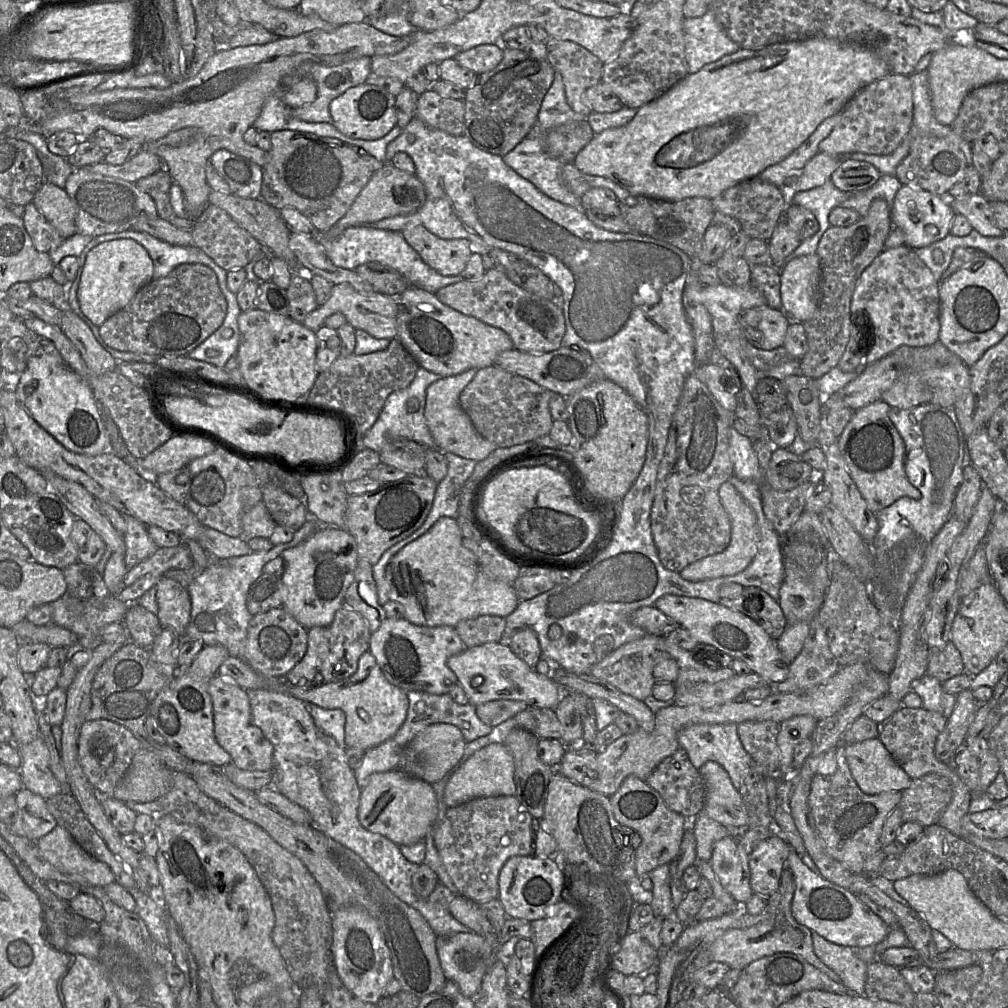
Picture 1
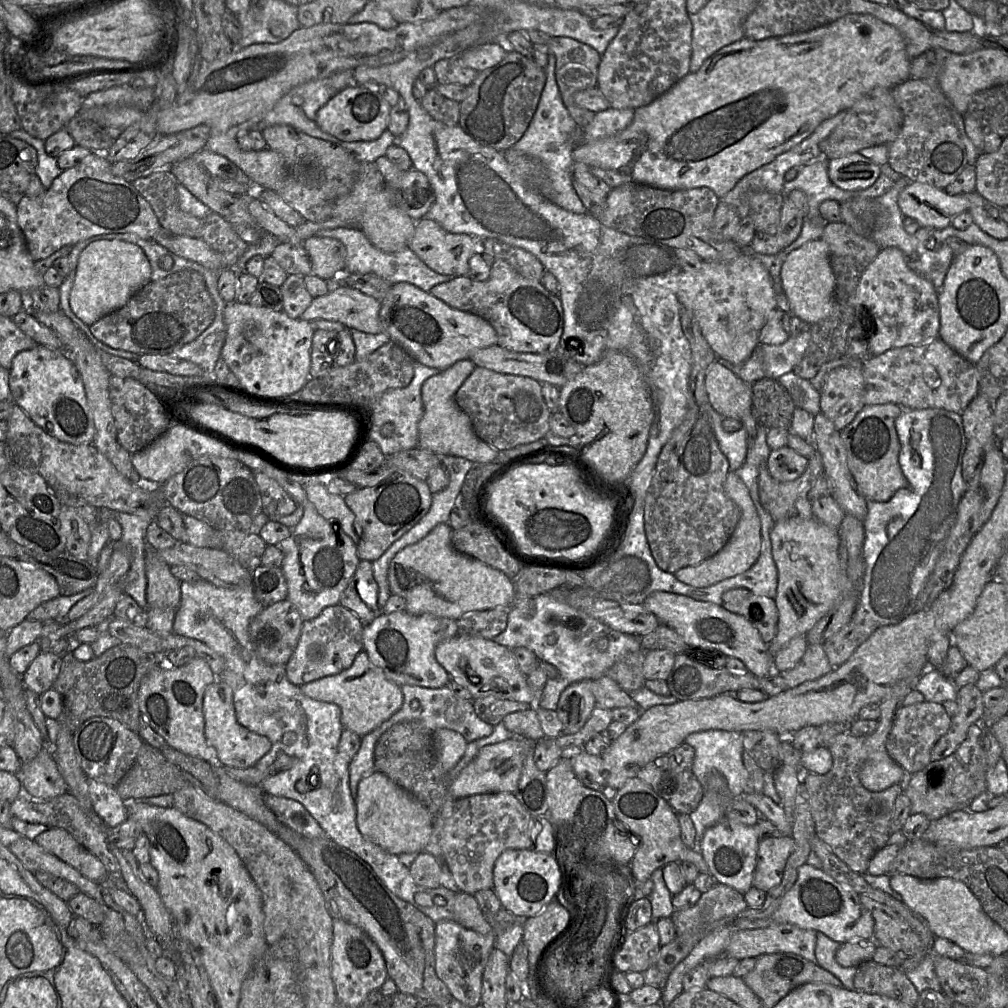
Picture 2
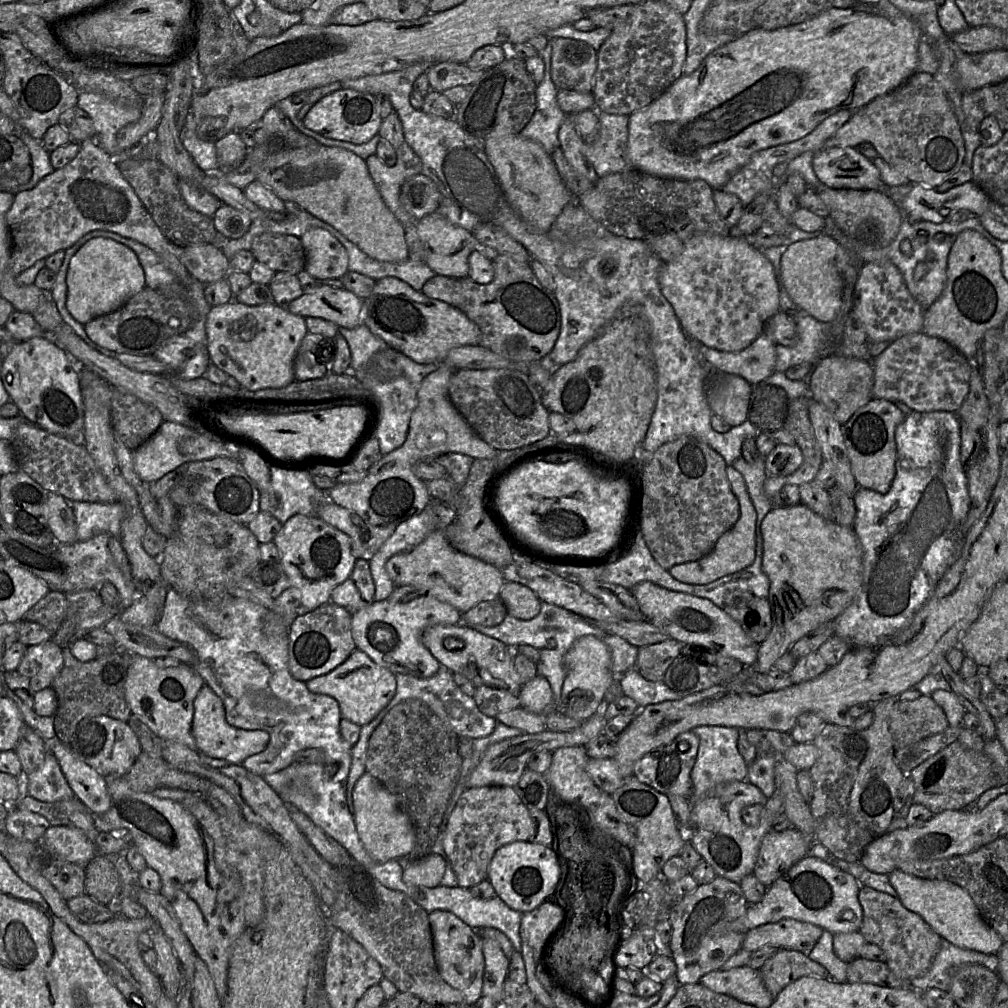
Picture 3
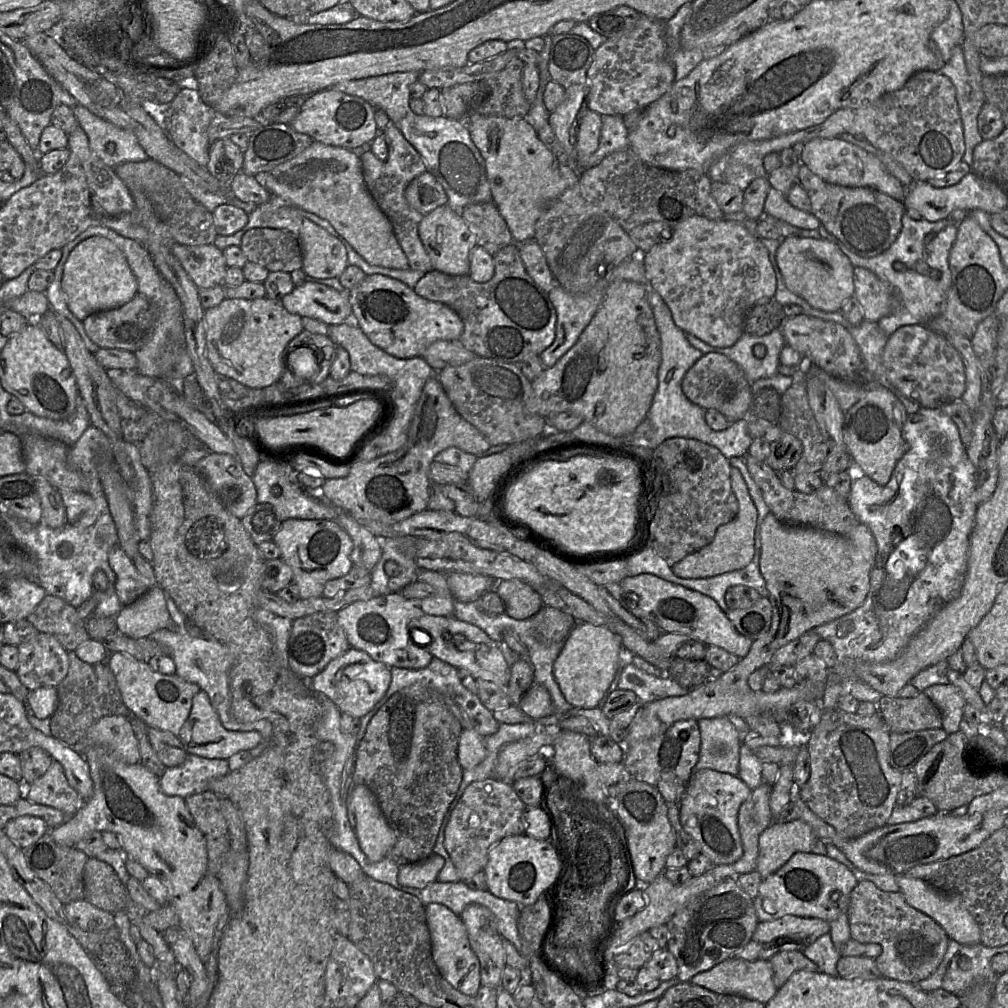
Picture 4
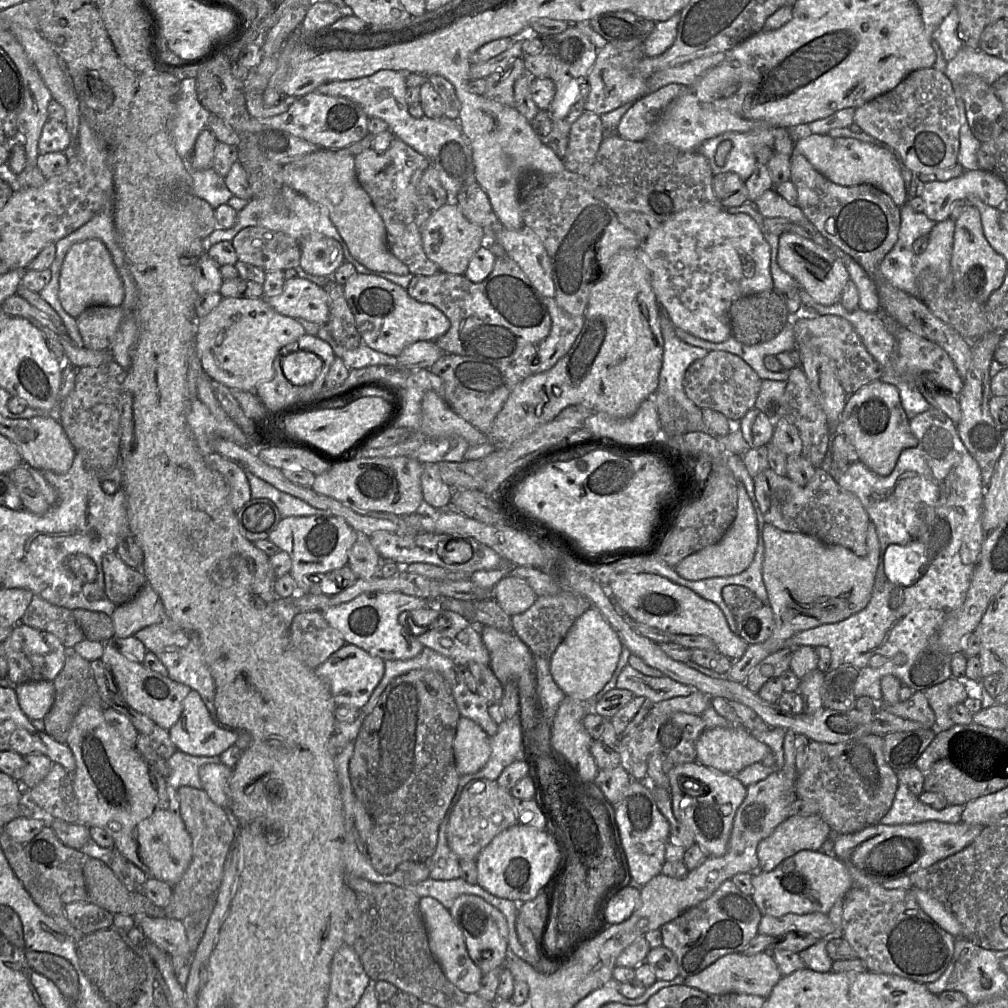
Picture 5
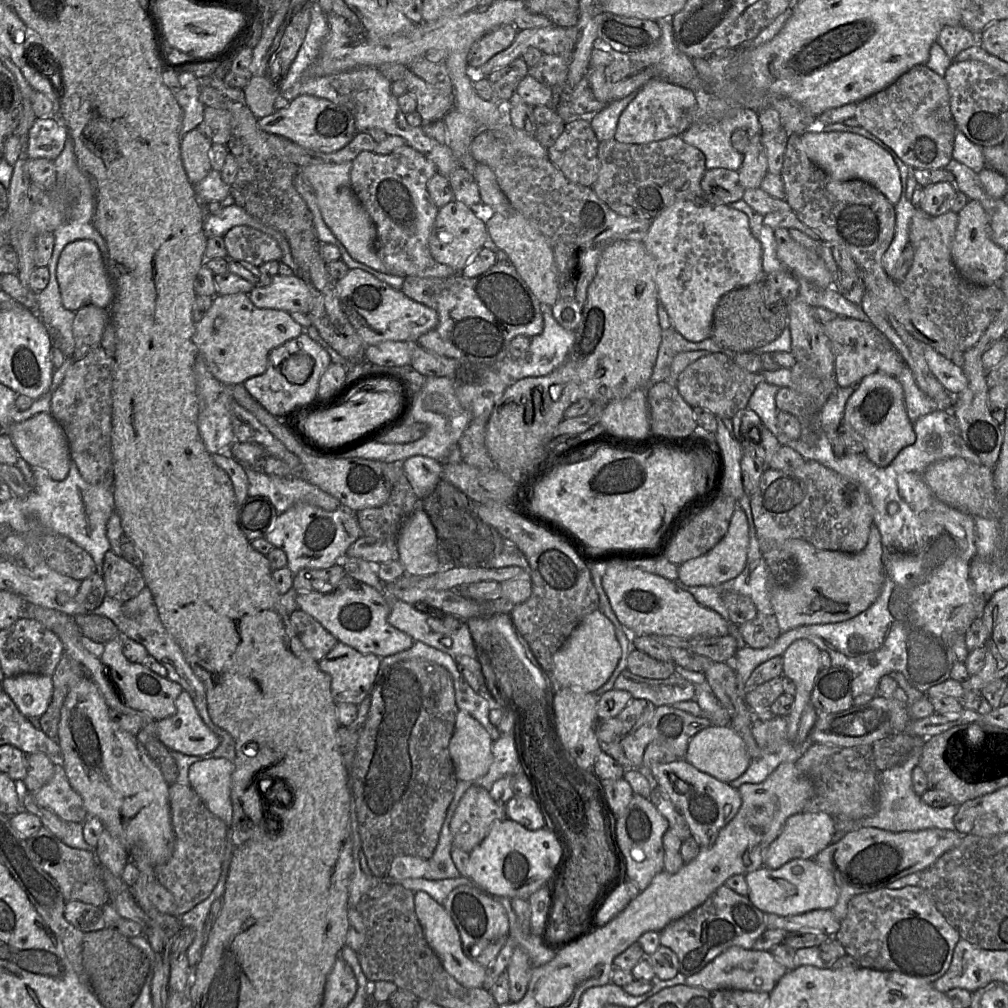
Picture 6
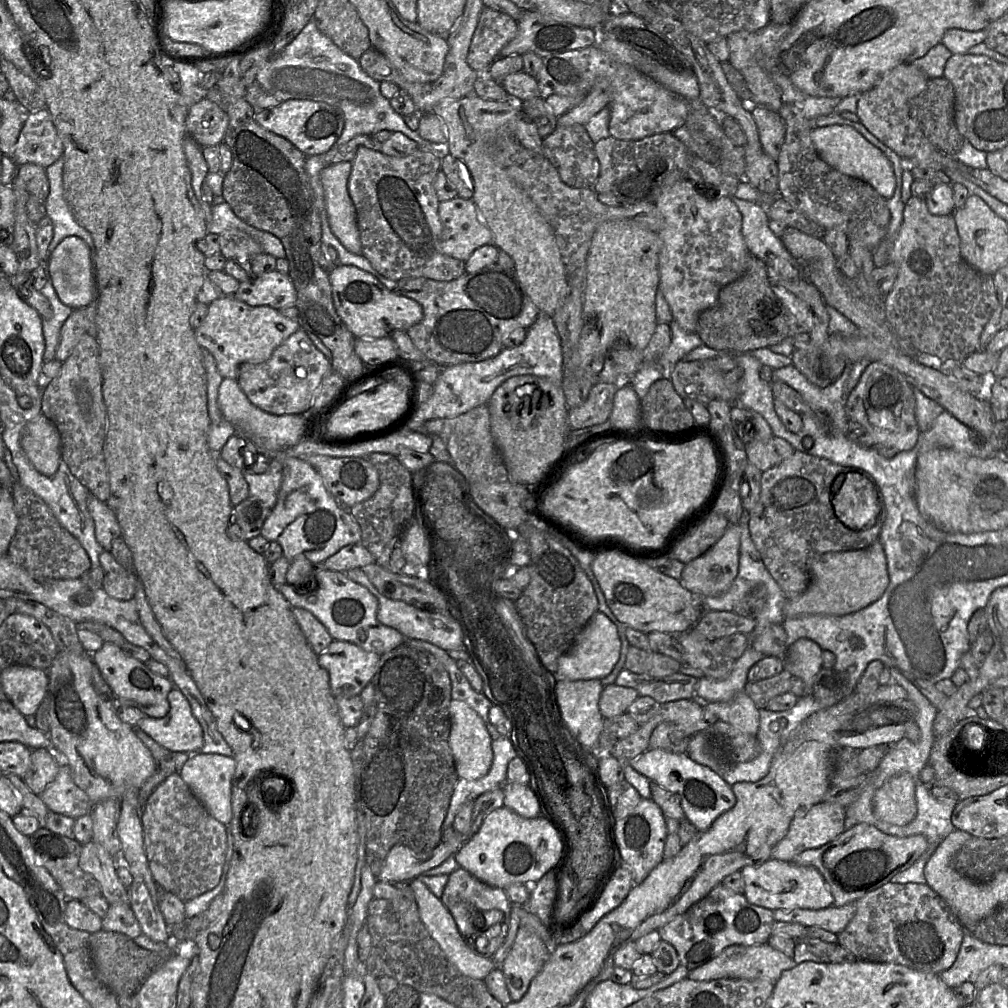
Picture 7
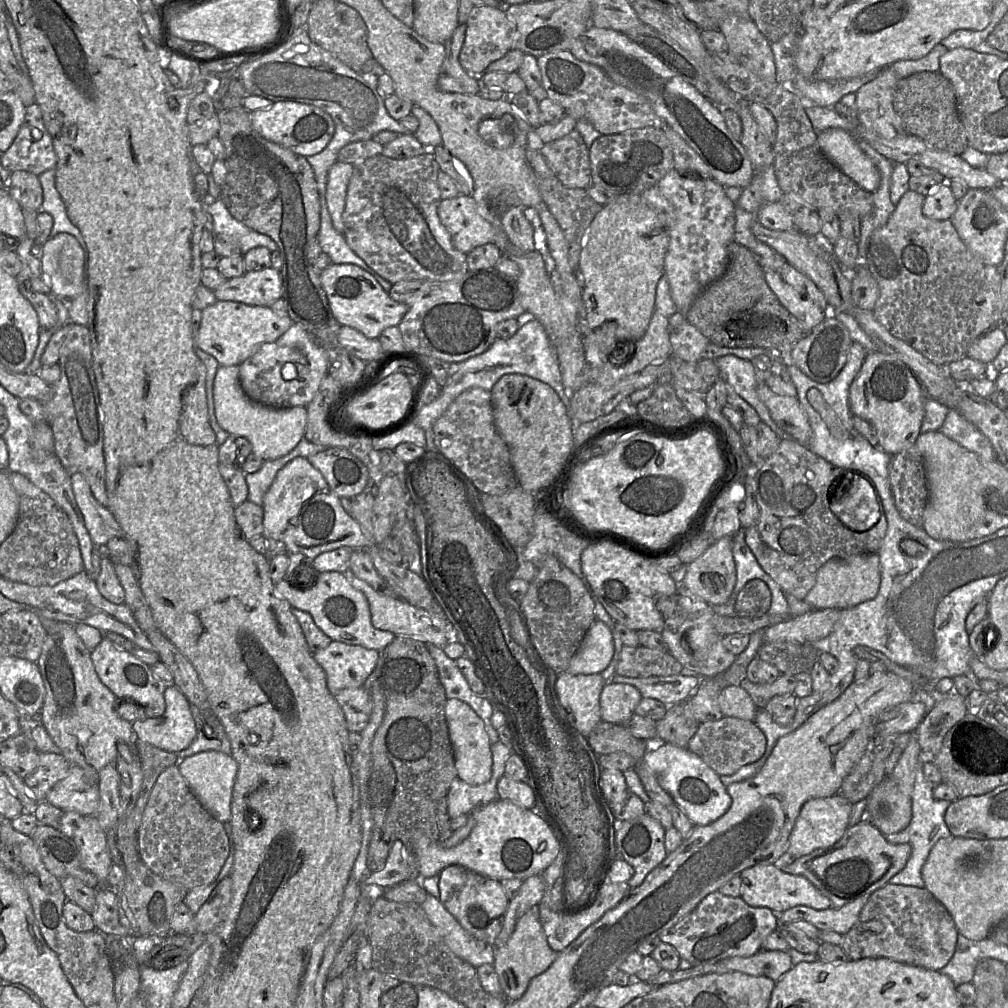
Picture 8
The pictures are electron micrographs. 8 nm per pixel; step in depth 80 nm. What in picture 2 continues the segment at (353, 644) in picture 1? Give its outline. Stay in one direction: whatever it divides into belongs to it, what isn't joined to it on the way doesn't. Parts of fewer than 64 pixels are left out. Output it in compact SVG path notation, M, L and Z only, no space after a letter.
M337 605L326 607L319 616L303 621L298 645L285 665L286 677L301 686L348 669L363 650L363 622L349 609Z

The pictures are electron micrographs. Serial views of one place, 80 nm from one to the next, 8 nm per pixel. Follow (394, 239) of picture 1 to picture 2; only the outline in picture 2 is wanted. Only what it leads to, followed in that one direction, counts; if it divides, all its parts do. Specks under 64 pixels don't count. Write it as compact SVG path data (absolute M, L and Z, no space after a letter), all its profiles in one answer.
M308 220L303 221L299 226L294 228L296 229L297 235L302 240L312 236L330 237L339 240L346 248L346 274L374 273L392 284L398 282L407 282L425 292L430 292L430 290L437 284L447 282L454 277L458 277L443 275L435 272L429 268L409 247L406 247L398 252L384 252L375 247L366 237L366 235L359 229L345 227L322 229L322 222L311 222Z

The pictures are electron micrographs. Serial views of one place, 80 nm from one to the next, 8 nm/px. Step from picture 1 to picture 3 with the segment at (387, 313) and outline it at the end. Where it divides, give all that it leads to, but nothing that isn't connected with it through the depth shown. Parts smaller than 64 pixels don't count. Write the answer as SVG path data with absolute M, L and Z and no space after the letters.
M319 285L293 300L288 311L301 317L330 321L339 328L356 328L362 321L363 299L345 288Z

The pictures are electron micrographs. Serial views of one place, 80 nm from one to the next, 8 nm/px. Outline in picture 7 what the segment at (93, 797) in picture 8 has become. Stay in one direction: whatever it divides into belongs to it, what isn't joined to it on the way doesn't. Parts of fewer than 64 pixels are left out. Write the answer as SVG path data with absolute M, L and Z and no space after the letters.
M62 761L55 780L39 797L50 811L74 819L90 814L95 805L75 784L70 767Z

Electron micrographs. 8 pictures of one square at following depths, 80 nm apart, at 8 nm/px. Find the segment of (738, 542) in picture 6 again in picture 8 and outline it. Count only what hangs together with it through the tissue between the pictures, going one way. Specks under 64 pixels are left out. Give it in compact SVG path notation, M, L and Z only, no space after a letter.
M722 537L687 566L680 586L711 605L725 604L736 584L736 566L732 553L733 538Z

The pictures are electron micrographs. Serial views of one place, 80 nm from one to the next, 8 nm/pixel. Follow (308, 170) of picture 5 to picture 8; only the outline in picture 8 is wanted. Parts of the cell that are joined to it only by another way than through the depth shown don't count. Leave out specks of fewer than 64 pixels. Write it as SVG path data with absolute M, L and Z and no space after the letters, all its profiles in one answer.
M336 161L329 169L326 183L326 202L332 224L337 232L343 234L342 220L345 209L346 193L353 175L354 165Z

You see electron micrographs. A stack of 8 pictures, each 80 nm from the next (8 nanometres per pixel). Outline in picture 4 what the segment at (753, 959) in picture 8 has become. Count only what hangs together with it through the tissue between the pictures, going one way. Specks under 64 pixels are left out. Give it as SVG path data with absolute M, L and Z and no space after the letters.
M729 958L707 971L694 975L690 982L718 994L737 995L767 1004L776 994L773 968L769 960L747 961Z

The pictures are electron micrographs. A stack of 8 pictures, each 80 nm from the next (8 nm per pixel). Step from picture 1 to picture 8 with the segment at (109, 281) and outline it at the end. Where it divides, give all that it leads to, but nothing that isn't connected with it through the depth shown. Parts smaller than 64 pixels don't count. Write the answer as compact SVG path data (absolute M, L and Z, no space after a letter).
M59 233L38 248L41 271L48 277L52 293L63 300L71 300L85 290L84 251L74 236Z

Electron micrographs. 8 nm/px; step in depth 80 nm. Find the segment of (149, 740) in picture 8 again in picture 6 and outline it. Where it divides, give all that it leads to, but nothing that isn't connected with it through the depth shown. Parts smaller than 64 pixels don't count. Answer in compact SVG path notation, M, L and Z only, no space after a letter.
M188 692L180 693L176 700L176 713L156 722L156 737L171 751L191 756L213 752L219 745L219 737L204 723Z

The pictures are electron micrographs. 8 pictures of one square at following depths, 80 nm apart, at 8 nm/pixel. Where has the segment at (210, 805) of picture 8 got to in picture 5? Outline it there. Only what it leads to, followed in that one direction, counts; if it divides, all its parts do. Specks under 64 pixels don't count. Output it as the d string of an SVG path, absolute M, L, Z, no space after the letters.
M222 762L206 764L199 770L202 789L216 805L223 808L230 805L227 784L231 773L232 769Z

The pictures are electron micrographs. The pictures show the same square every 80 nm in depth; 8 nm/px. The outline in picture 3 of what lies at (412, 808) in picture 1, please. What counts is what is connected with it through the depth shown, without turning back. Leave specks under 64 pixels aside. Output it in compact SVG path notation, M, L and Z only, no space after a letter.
M364 773L356 782L352 796L356 831L370 857L377 863L408 857L416 843L415 827L411 818L400 808L396 797L369 773Z

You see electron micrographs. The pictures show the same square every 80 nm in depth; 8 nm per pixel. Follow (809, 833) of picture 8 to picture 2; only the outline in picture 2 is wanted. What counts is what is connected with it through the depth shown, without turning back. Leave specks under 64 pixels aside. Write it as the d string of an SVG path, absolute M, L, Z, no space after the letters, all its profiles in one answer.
M778 835L760 840L752 886L765 893L778 886L794 845L795 841L791 835Z

